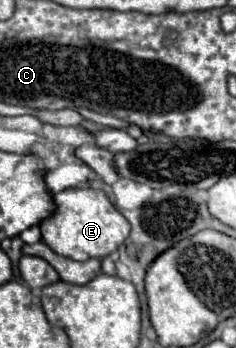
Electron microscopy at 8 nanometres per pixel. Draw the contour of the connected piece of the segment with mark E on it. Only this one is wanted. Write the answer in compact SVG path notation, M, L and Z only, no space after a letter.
M70 188L54 194L56 212L54 216L40 222L42 240L60 256L70 260L90 260L104 258L112 254L130 234L130 222L116 210L102 190L94 188Z

